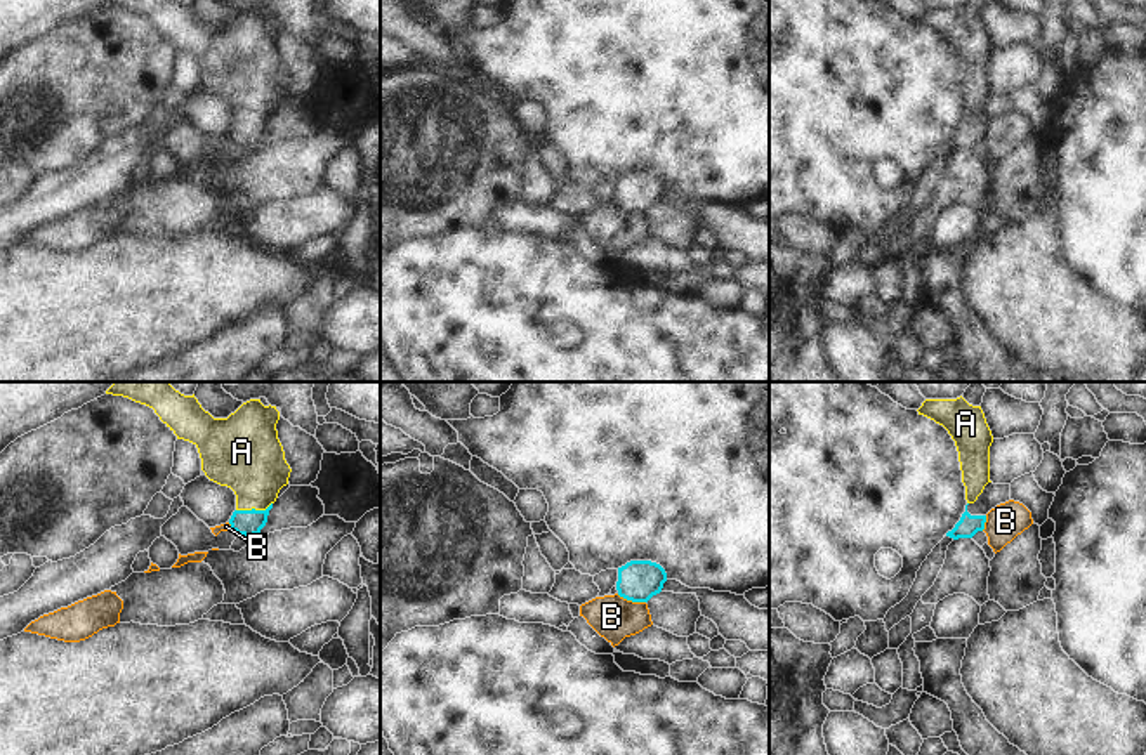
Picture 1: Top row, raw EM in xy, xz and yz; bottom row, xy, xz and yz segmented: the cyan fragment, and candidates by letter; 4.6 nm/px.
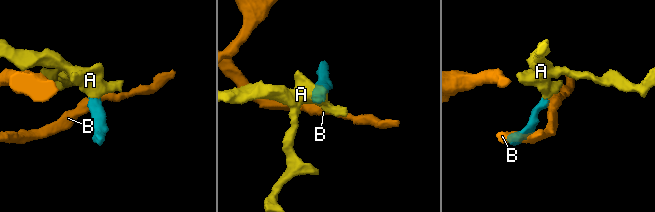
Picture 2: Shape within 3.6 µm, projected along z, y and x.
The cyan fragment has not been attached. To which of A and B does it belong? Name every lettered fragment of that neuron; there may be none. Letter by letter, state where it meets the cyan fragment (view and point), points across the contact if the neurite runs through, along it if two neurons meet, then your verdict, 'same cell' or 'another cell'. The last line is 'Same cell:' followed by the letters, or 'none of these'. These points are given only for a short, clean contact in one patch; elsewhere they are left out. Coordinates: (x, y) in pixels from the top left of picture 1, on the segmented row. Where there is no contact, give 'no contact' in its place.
A: contact xy (254, 509); way xy (249, 523), (254, 509), (254, 471), (247, 457); same cell
B: contact xz (631, 599); border xz (617, 594), (645, 603); another cell
Same cell: A

